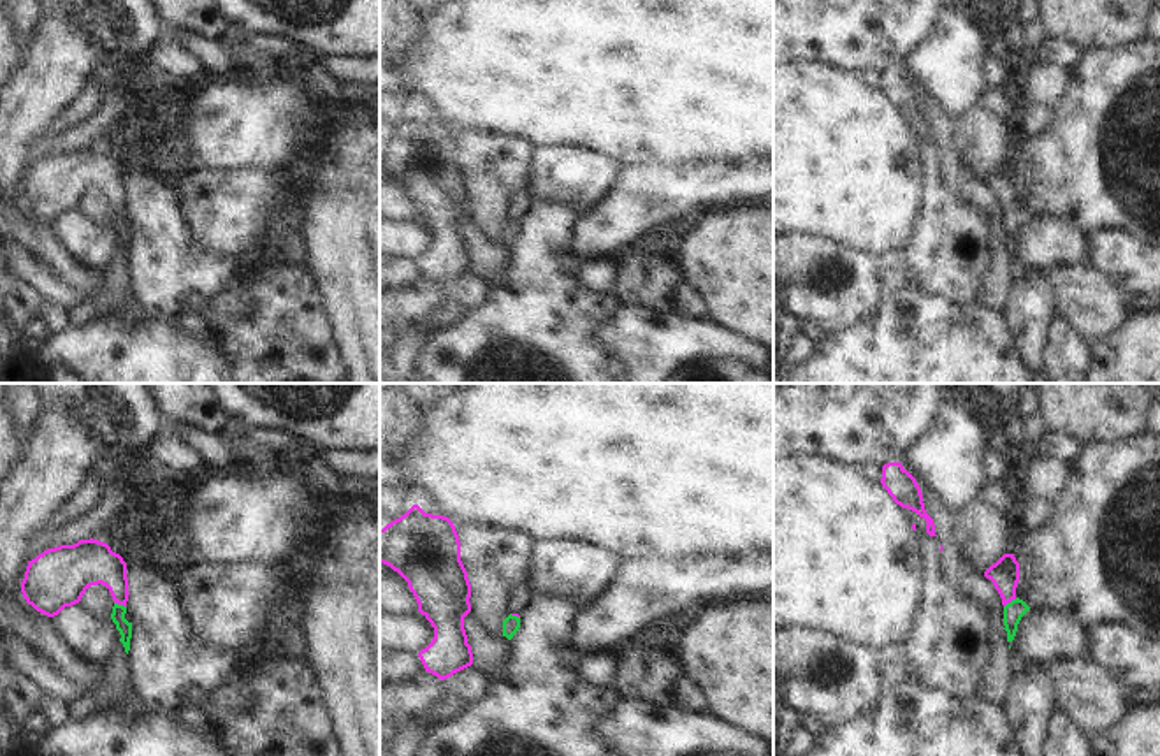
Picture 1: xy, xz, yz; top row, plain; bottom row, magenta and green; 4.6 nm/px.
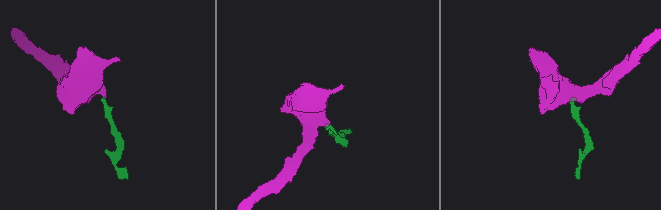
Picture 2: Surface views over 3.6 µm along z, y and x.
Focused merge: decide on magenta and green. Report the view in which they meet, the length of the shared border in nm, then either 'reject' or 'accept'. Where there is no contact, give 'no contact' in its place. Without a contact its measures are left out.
meets magenta in yz; contact 80 nm long; accept

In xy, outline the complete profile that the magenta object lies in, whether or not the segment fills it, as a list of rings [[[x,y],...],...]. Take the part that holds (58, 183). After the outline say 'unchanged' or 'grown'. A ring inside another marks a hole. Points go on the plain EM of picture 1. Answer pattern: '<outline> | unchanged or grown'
[[[90,144],[44,156],[28,167],[21,199],[37,218],[54,223],[98,190],[105,192],[114,206],[111,225],[128,260],[132,229],[125,225],[130,200],[127,169],[107,149]]] | grown

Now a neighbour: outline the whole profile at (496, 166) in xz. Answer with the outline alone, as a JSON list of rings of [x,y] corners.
[[[432,105],[417,111],[453,128],[471,190],[471,214],[494,241],[503,241],[511,197],[531,188],[534,146],[511,135],[459,128]]]

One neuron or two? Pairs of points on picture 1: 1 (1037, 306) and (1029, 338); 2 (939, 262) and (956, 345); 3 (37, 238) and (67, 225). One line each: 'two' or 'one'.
1: one
2: two
3: two

